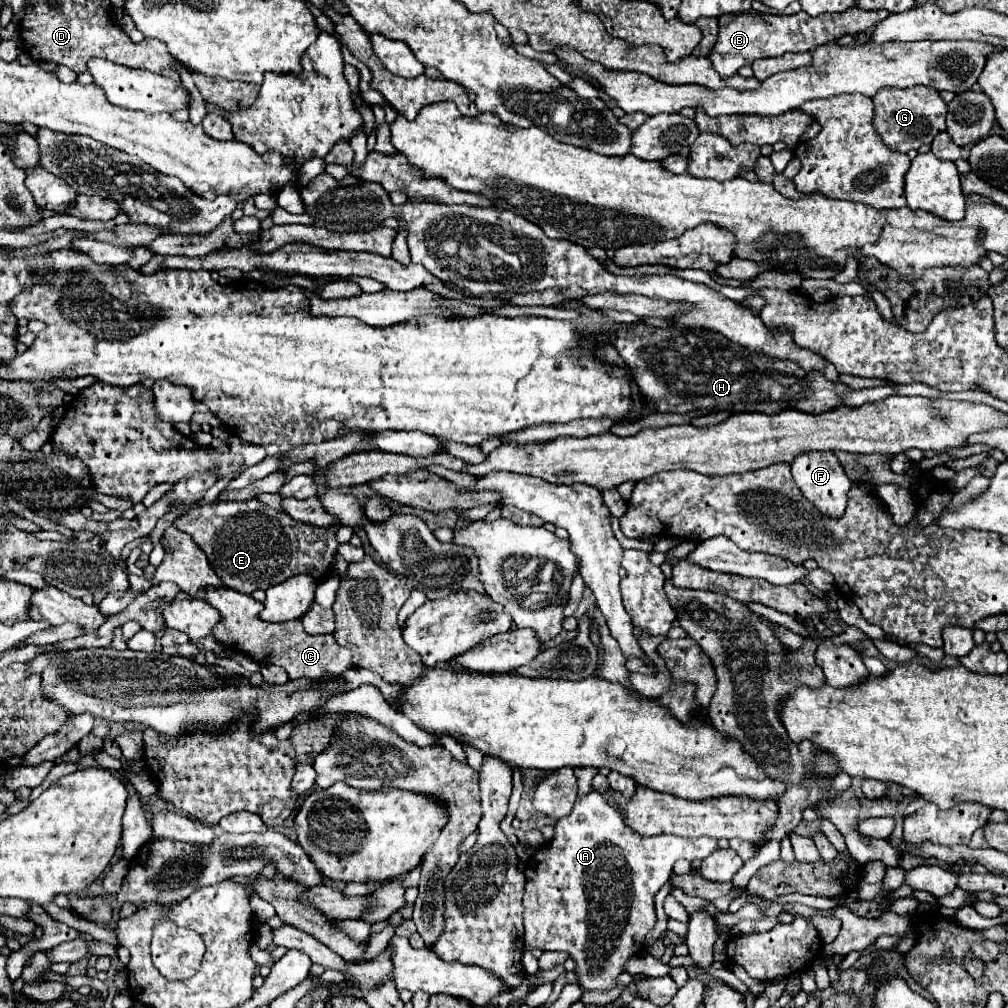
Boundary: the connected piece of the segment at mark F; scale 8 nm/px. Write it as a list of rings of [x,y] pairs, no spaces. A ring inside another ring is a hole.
[[[811,452],[801,454],[791,462],[791,474],[799,490],[805,494],[805,498],[823,514],[839,518],[845,512],[847,506],[847,492],[853,486],[853,482],[847,478],[845,470],[841,468],[837,456],[833,452]]]

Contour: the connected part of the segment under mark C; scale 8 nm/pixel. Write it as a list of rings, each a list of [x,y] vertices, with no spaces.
[[[209,588],[205,592],[205,600],[219,610],[221,622],[213,628],[215,640],[225,644],[231,650],[243,650],[243,654],[253,654],[255,662],[259,664],[275,664],[287,670],[289,680],[297,678],[311,678],[319,680],[325,672],[331,676],[339,676],[345,670],[355,668],[351,662],[351,652],[341,648],[333,634],[321,634],[311,636],[303,630],[301,620],[289,620],[283,624],[271,624],[263,622],[259,618],[259,612],[263,610],[263,604],[257,602],[253,596],[245,596],[241,592],[235,592],[231,588]]]

